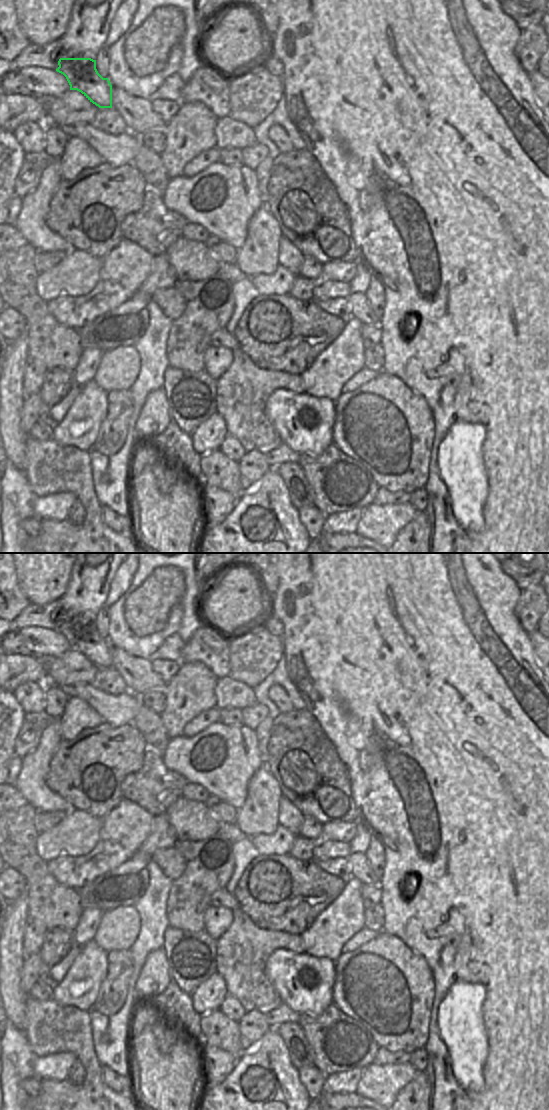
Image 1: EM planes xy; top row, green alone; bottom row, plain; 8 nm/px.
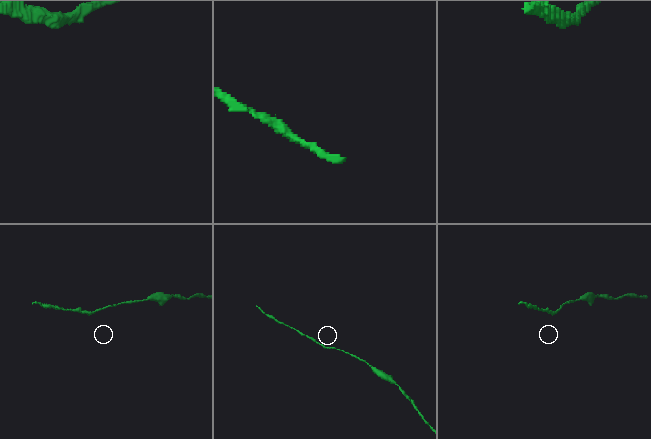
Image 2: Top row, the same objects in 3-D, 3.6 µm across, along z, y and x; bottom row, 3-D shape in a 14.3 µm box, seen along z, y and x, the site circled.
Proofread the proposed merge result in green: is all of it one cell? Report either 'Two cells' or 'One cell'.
One cell

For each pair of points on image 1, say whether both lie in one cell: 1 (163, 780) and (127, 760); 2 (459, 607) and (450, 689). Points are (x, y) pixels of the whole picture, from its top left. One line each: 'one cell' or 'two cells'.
1: two cells
2: one cell

